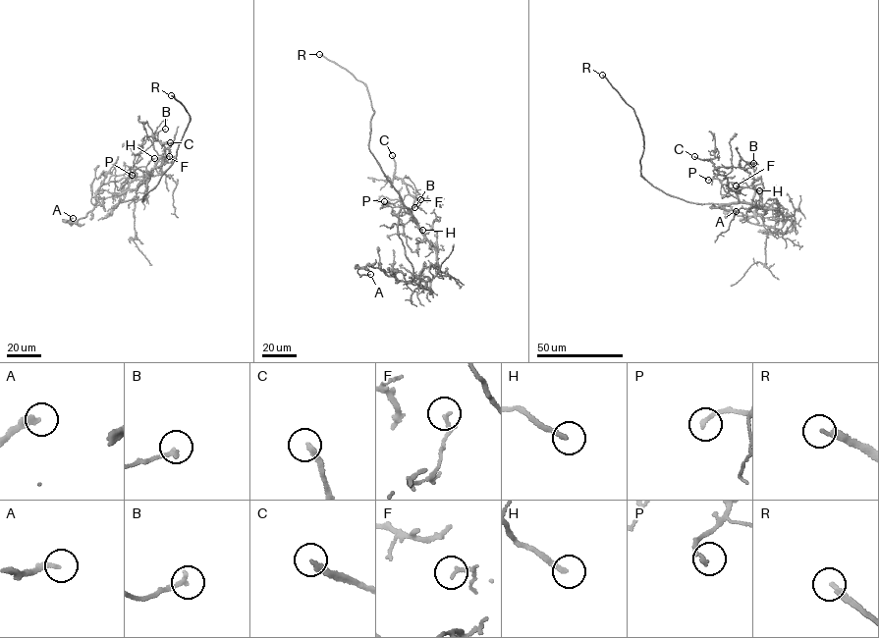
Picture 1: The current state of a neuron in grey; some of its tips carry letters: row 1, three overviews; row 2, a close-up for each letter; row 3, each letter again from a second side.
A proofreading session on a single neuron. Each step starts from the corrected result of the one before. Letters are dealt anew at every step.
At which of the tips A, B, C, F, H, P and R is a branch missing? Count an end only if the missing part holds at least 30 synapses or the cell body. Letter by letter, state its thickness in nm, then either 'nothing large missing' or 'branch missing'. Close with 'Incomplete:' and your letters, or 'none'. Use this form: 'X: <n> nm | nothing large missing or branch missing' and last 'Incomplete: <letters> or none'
A: 240 nm | nothing large missing
B: 190 nm | nothing large missing
C: 220 nm | branch missing
F: 110 nm | nothing large missing
H: 190 nm | branch missing
P: 160 nm | nothing large missing
R: 190 nm | branch missing
Incomplete: C, H, R

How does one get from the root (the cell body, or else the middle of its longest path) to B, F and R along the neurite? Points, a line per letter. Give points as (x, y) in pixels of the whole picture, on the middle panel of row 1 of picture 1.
B: (412, 213), (424, 236), (412, 252), (402, 235), (404, 227), (398, 217), (414, 207)
F: (412, 213), (415, 221), (412, 211), (420, 199)
R: (412, 213), (369, 150), (369, 122), (374, 112), (366, 87), (345, 69), (319, 54)

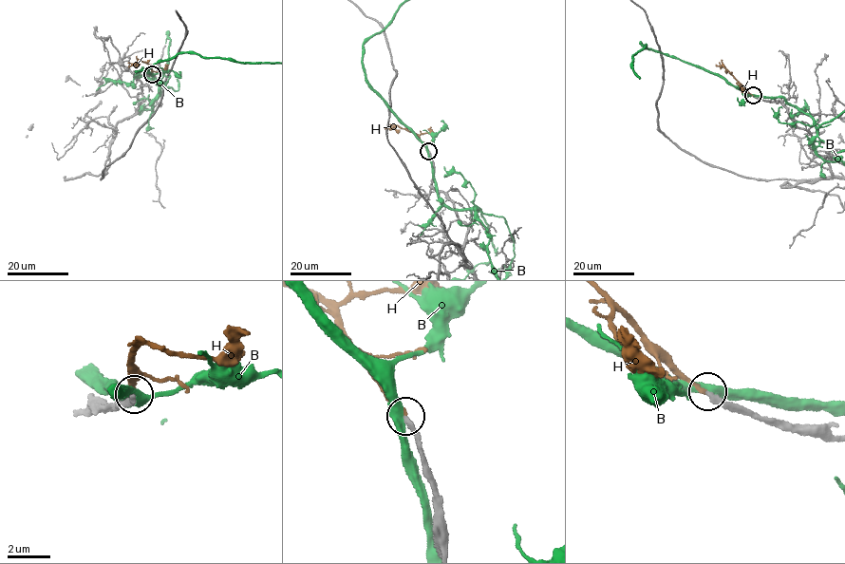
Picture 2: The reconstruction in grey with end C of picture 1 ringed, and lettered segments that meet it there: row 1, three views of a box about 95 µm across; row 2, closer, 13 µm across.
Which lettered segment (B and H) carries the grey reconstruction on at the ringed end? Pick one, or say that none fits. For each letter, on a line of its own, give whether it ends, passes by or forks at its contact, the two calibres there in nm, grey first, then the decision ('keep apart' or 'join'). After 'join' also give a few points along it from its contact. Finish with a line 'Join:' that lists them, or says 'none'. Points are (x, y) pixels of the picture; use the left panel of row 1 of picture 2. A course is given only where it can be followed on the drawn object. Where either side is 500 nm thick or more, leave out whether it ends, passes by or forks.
B: it passes by; calibres 260 and 400 nm; keep apart
H: it ends; calibres 240 and 200 nm; join; course (152, 74), (153, 66), (140, 61), (128, 67)
Join: H

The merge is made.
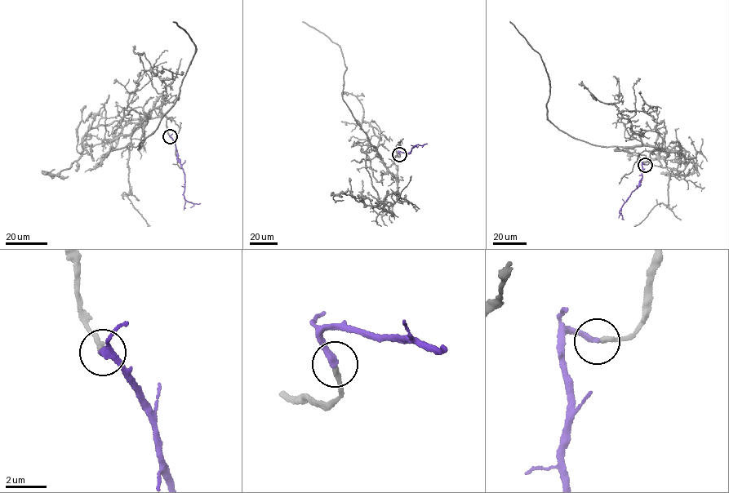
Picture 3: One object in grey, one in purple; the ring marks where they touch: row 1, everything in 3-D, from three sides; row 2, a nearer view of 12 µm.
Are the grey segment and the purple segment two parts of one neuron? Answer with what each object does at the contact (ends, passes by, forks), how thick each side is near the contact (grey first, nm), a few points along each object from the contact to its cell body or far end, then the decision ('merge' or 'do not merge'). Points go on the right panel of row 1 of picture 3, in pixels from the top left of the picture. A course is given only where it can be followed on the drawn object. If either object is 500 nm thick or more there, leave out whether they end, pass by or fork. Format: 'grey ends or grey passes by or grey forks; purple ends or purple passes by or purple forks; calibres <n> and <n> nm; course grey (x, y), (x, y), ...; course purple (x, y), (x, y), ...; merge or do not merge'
grey ends; purple ends; calibres 240 and 320 nm; course grey (645, 165), (657, 148), (594, 145), (571, 137), (548, 119), (550, 87), (543, 61), (509, 21); course purple (645, 165), (642, 165), (640, 183), (620, 210), (624, 219); merge

